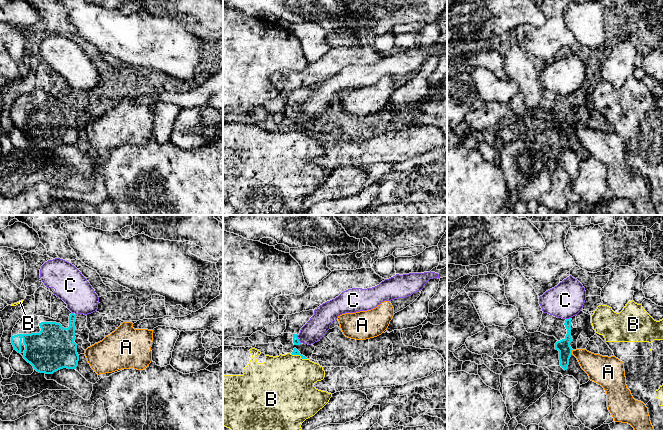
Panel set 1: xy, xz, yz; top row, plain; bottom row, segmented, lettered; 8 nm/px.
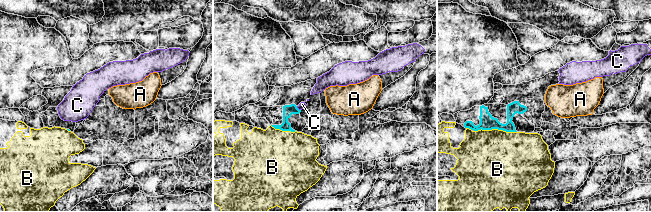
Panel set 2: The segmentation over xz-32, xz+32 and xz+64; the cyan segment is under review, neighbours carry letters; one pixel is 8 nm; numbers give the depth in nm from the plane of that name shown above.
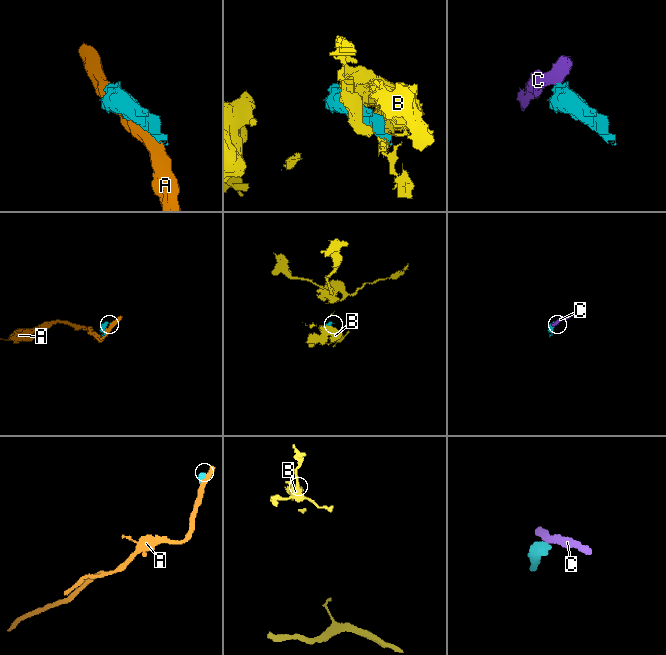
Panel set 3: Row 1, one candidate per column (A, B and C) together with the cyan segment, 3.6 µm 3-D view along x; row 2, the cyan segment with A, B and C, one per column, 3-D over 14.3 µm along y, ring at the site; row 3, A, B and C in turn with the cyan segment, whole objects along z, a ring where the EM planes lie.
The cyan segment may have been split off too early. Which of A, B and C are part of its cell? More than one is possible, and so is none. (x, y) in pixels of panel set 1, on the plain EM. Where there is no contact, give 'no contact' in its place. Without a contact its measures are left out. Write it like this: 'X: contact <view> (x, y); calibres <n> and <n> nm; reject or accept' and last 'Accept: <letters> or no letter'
A: contact yz (571, 128); calibres 110 and 200 nm; reject
B: contact xz (299, 130); calibres 50 and 440 nm; reject
C: contact xz (298, 115); calibres 50 and 170 nm; reject
Accept: no letter

